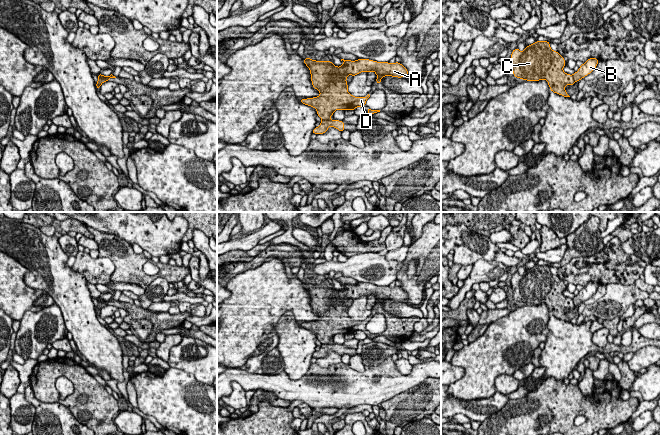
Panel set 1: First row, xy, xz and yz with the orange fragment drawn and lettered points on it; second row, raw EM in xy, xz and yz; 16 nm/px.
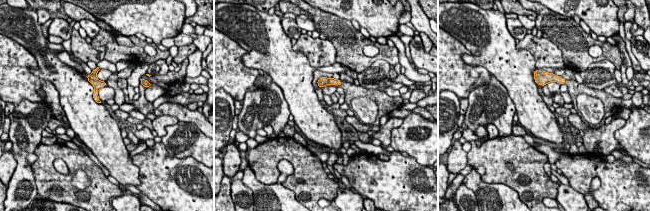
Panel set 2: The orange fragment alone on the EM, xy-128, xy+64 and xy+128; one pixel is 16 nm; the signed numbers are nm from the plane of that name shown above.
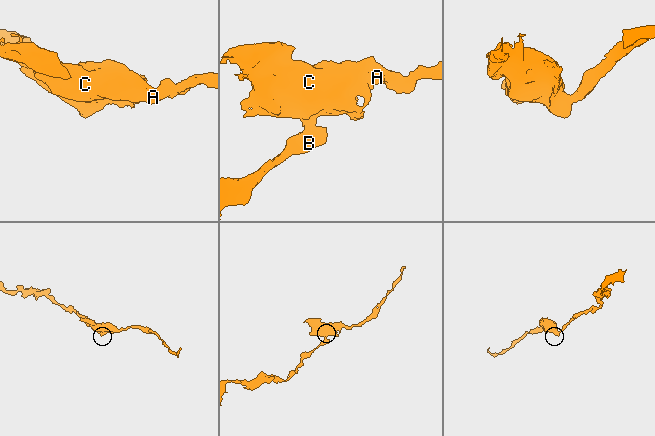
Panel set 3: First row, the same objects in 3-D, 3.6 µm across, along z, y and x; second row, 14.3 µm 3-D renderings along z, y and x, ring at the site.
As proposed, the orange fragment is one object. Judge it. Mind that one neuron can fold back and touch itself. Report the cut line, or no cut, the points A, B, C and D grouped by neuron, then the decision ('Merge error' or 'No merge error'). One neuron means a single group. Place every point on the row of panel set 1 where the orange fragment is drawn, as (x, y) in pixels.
Split along xy (98, 77), (103, 77), (106, 80). Groups: A C D / B. Merge error

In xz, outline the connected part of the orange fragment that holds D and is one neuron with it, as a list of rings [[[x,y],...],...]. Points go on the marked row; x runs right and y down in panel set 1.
[[[307,57],[303,60],[309,68],[311,82],[314,89],[320,92],[318,97],[300,99],[300,103],[311,106],[317,110],[321,120],[329,120],[336,110],[355,110],[358,106],[364,107],[368,94],[365,97],[354,97],[348,92],[346,79],[349,74],[352,78],[360,72],[372,72],[378,76],[376,83],[381,84],[384,76],[397,78],[407,77],[408,70],[399,62],[377,62],[370,59],[357,59],[356,61],[344,60],[344,63],[337,67],[333,61],[316,61]]]

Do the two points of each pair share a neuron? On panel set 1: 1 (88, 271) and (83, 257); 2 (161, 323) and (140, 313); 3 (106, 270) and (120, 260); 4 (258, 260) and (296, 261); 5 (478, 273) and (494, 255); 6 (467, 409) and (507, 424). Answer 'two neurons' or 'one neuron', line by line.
1: one neuron
2: one neuron
3: two neurons
4: one neuron
5: two neurons
6: two neurons

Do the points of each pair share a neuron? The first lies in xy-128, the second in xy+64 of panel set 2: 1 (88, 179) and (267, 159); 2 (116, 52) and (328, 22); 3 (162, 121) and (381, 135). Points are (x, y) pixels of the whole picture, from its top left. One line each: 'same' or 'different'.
1: same
2: same
3: same

